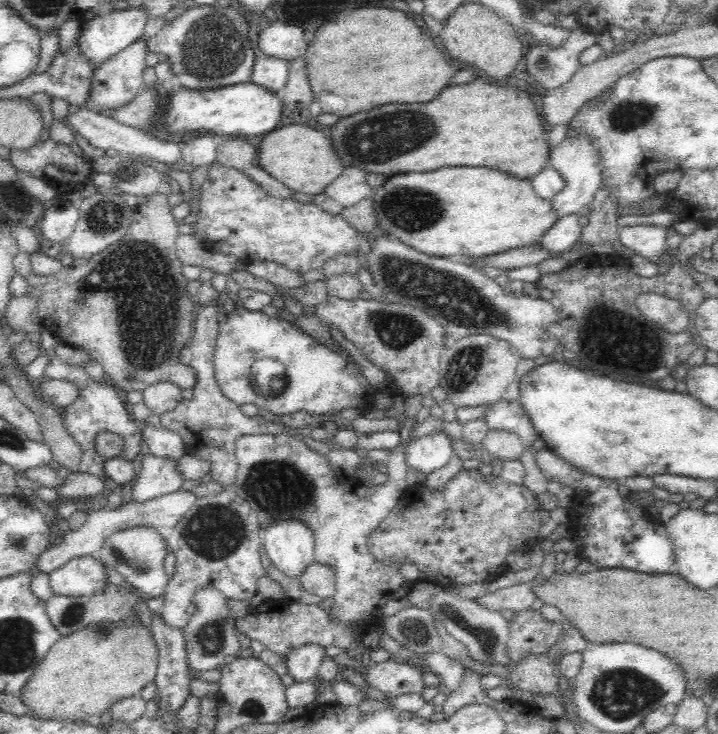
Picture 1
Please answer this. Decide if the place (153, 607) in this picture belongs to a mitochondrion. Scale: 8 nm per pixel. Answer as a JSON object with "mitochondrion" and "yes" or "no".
{"mitochondrion":"no"}

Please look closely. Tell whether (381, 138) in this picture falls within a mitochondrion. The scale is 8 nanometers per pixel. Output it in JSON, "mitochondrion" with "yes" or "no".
{"mitochondrion":"yes"}

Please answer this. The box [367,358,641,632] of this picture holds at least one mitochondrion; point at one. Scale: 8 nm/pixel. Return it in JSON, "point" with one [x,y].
{"point":[601,458]}

